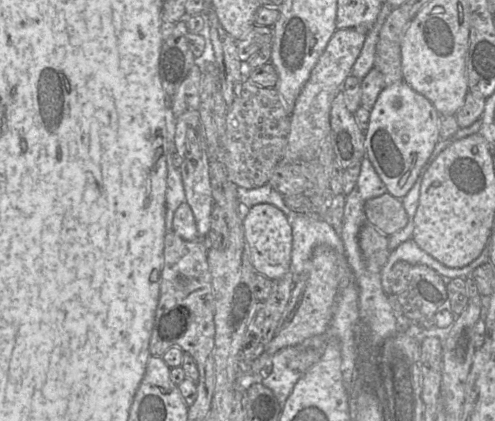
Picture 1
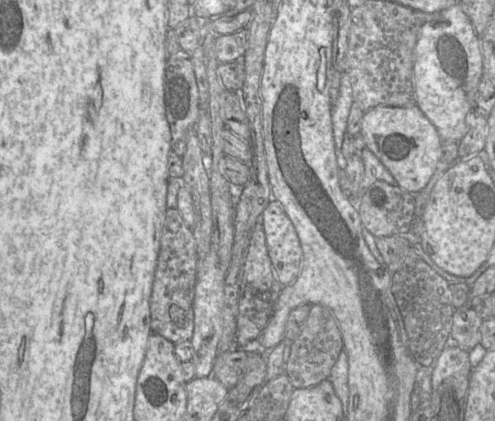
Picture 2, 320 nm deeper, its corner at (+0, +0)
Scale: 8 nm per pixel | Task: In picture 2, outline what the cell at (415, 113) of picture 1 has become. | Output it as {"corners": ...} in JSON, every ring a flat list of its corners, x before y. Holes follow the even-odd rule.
{"corners":[[416,104,405,107,377,106,368,110,362,118,361,135,368,149,388,169,398,186,411,194,417,194,427,186,442,157,442,139,435,126]]}

